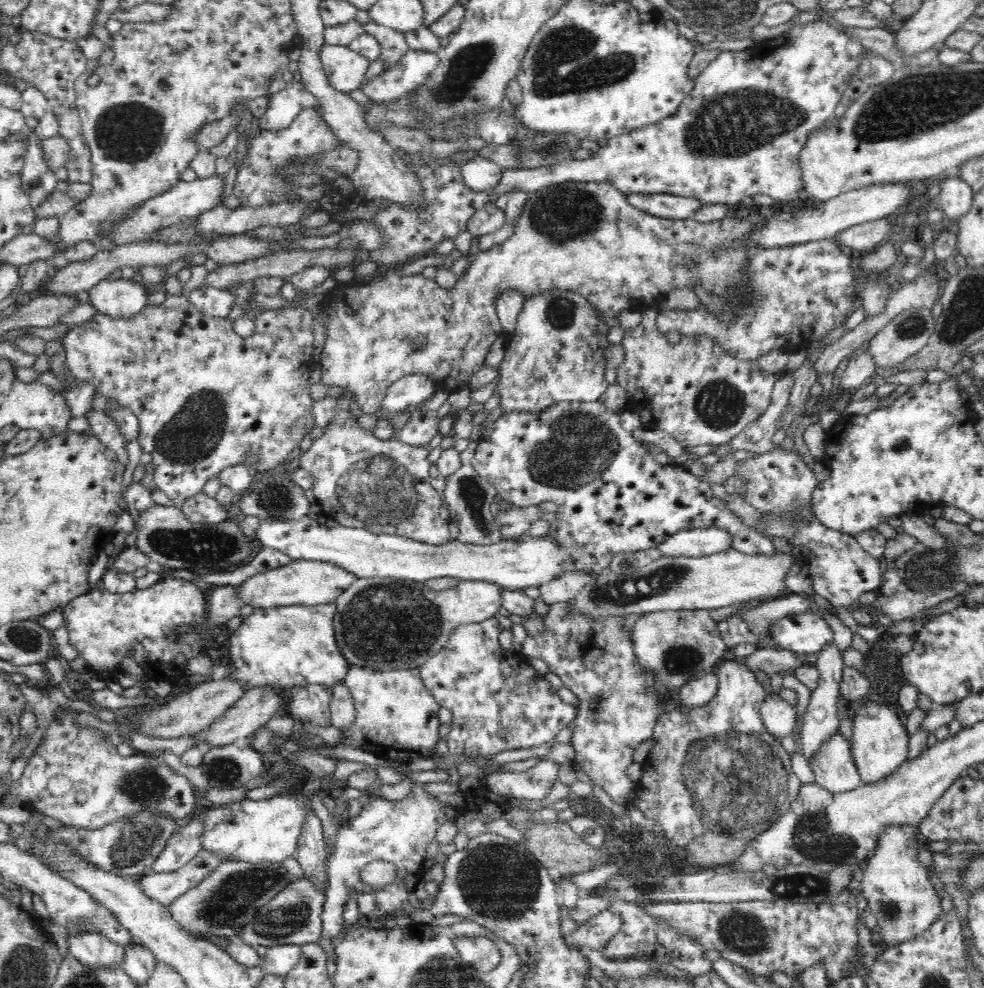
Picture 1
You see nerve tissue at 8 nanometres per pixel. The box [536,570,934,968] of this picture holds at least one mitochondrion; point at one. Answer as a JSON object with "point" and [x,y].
{"point":[735,779]}

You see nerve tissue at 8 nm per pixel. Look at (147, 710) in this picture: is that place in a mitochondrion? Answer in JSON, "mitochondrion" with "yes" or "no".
{"mitochondrion":"no"}

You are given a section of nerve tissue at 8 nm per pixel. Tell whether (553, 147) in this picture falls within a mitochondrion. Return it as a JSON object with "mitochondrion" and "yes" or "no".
{"mitochondrion":"yes"}

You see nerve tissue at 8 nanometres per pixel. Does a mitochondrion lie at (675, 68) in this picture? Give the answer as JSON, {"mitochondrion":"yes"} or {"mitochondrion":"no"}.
{"mitochondrion":"no"}

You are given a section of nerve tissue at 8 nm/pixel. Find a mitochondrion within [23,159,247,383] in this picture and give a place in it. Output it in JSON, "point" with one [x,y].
{"point":[37,184]}

